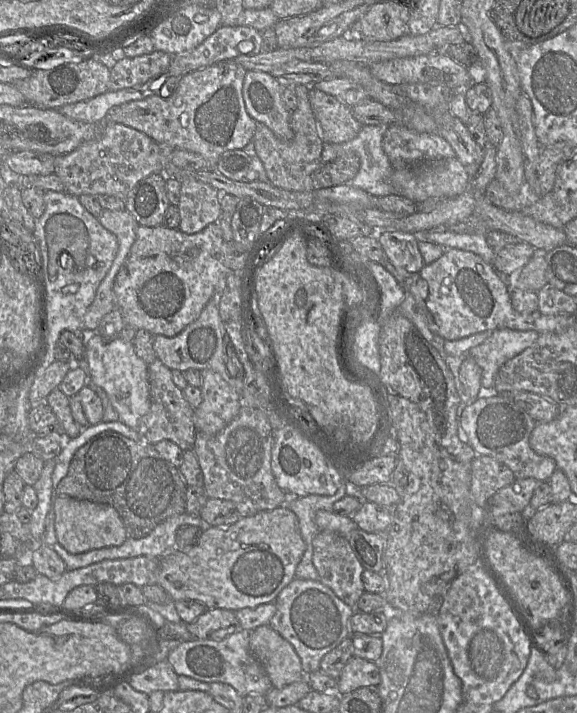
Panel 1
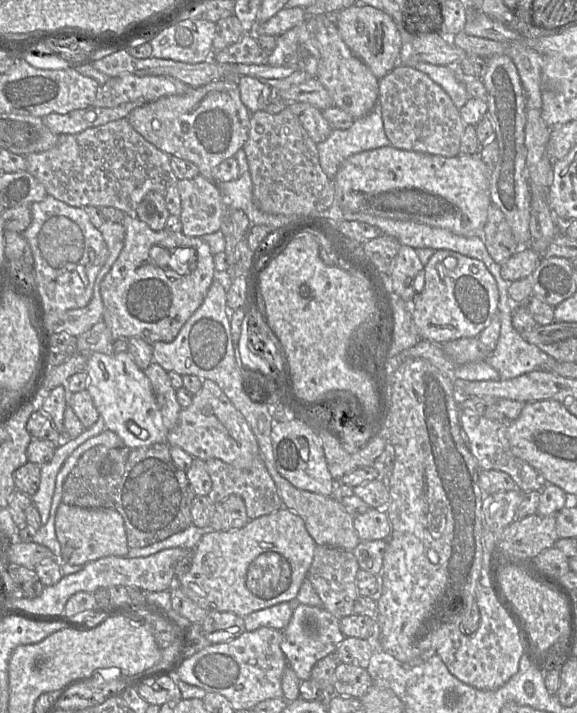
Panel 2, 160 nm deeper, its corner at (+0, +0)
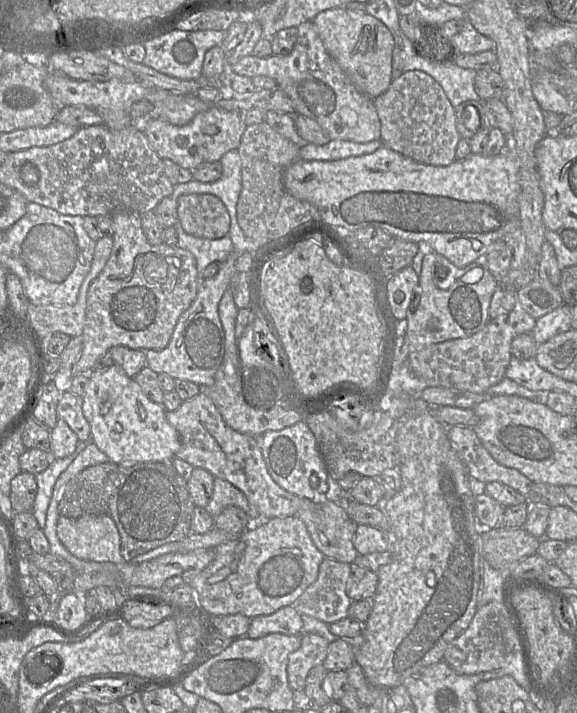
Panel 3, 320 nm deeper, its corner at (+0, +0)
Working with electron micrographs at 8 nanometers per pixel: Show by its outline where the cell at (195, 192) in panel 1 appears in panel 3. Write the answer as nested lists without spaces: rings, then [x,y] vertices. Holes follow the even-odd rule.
[[[186,194],[177,199],[178,222],[192,236],[218,239],[229,234],[231,219],[223,201],[212,194]]]

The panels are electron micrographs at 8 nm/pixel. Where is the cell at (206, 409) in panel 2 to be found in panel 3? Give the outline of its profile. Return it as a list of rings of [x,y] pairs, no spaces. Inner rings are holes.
[[[203,390],[195,397],[183,401],[177,410],[166,411],[166,419],[180,438],[180,449],[176,457],[233,484],[244,493],[261,520],[296,515],[303,497],[284,490],[273,480],[264,461],[259,439],[229,427]]]

